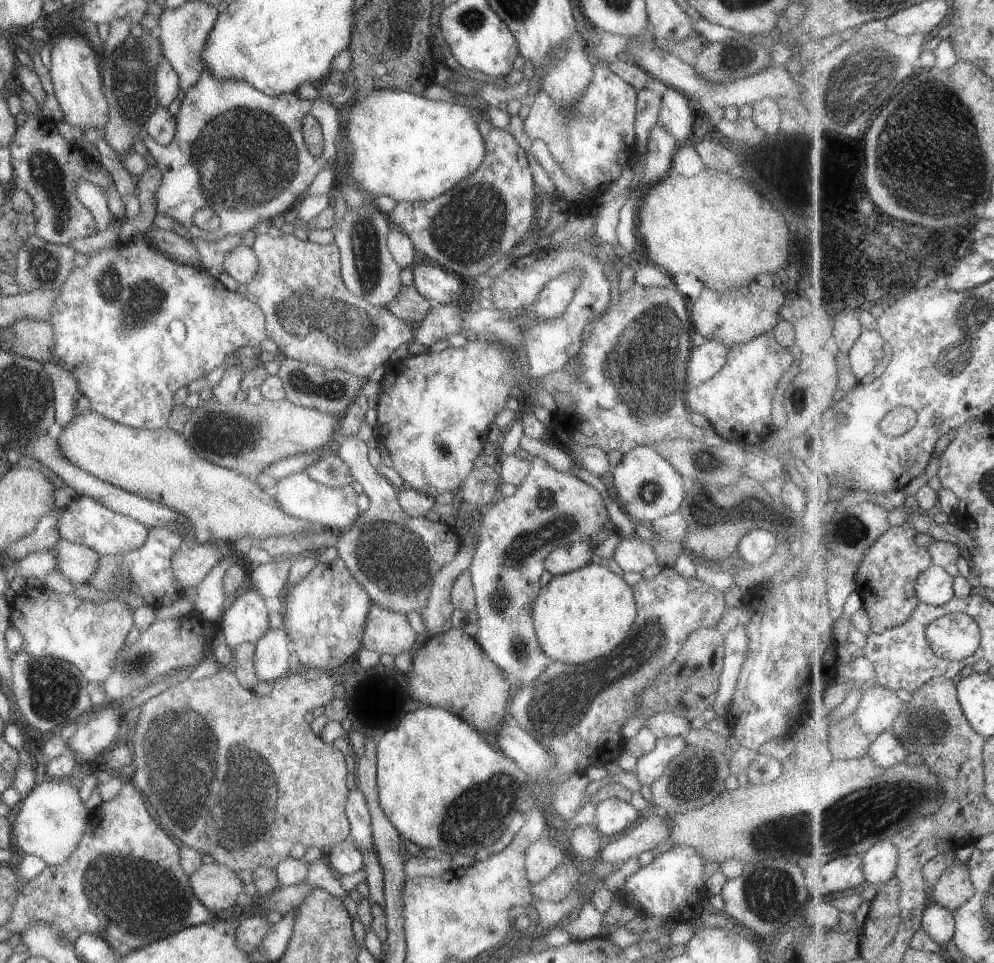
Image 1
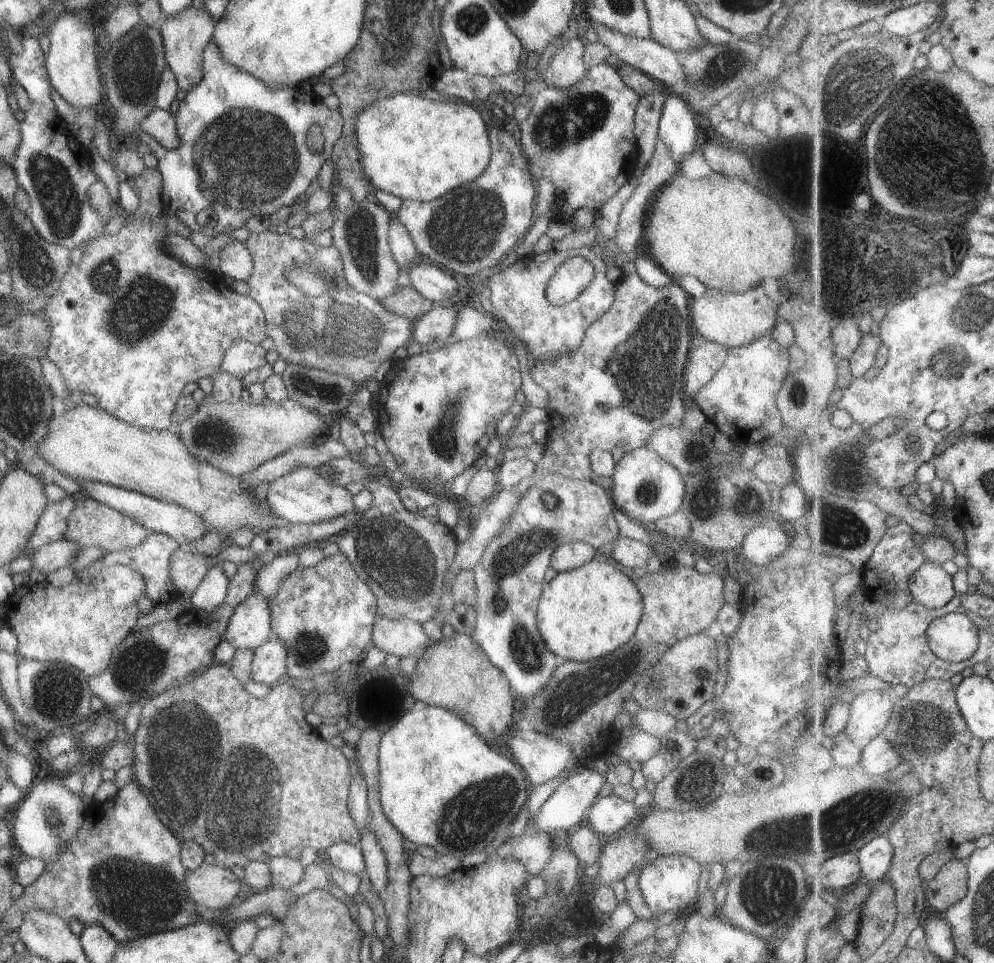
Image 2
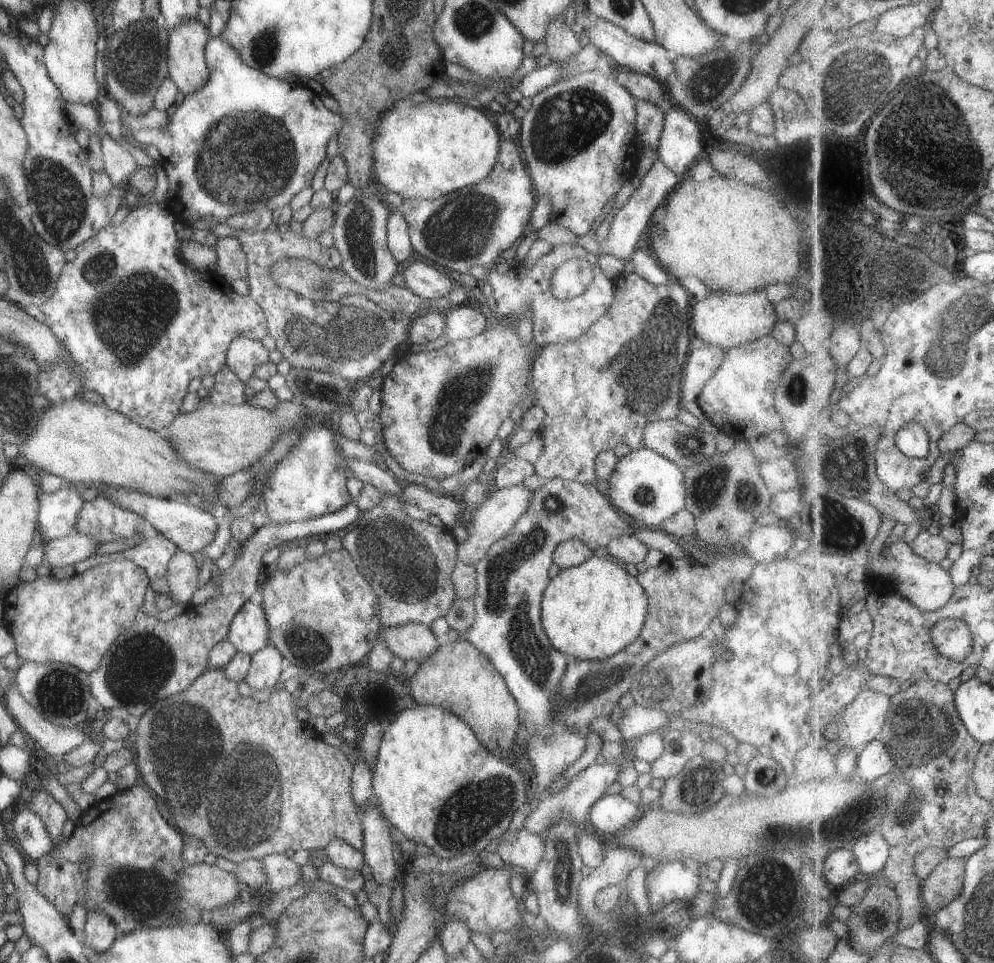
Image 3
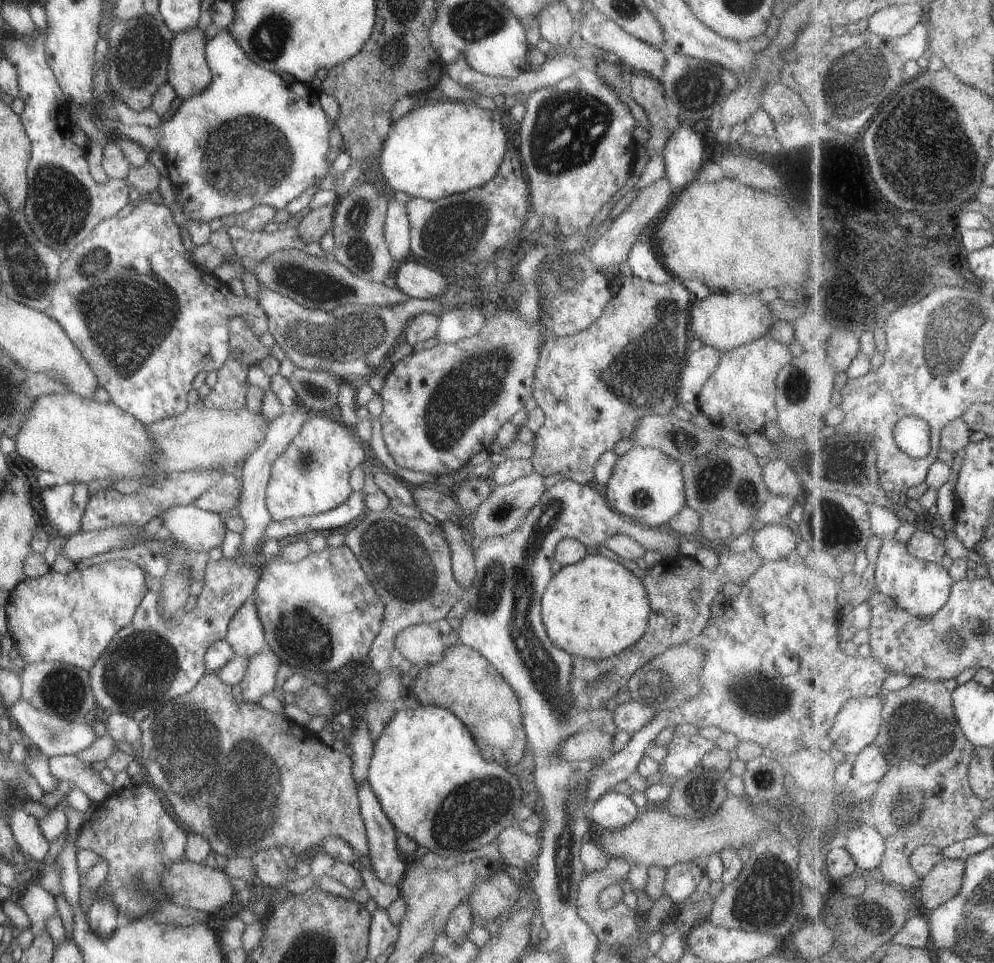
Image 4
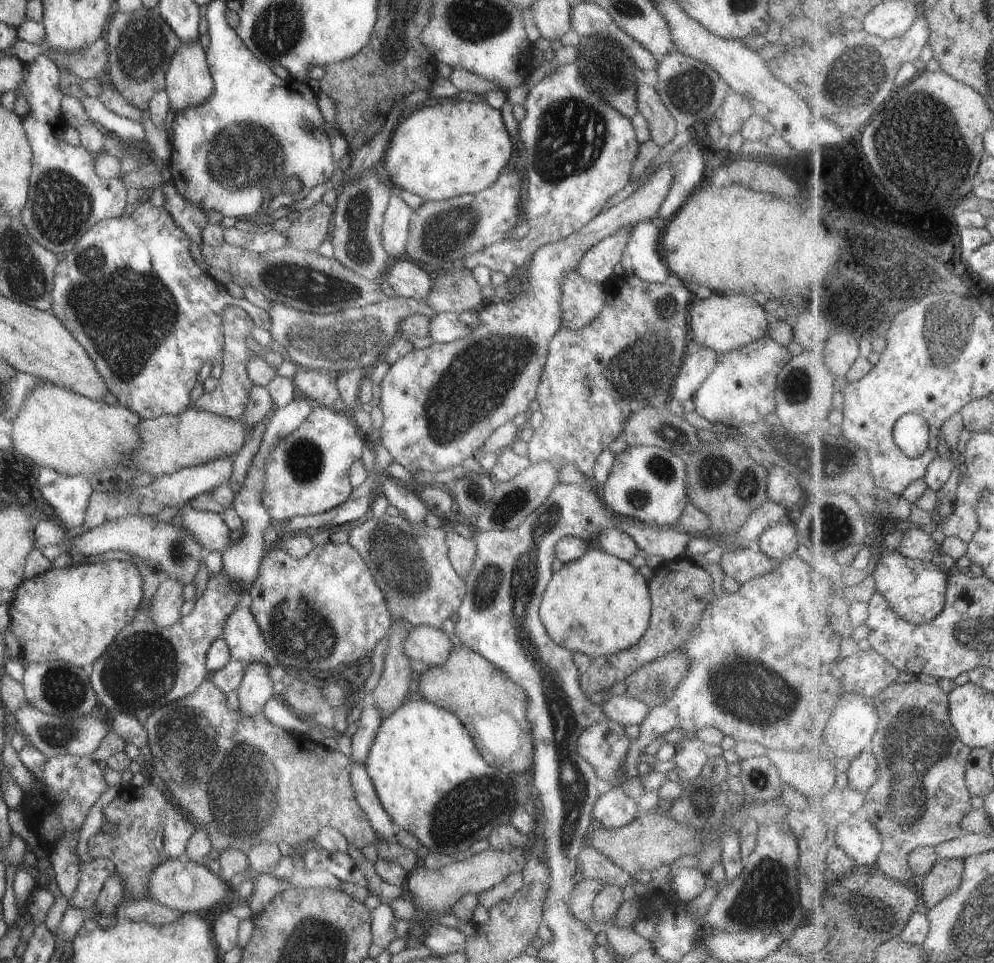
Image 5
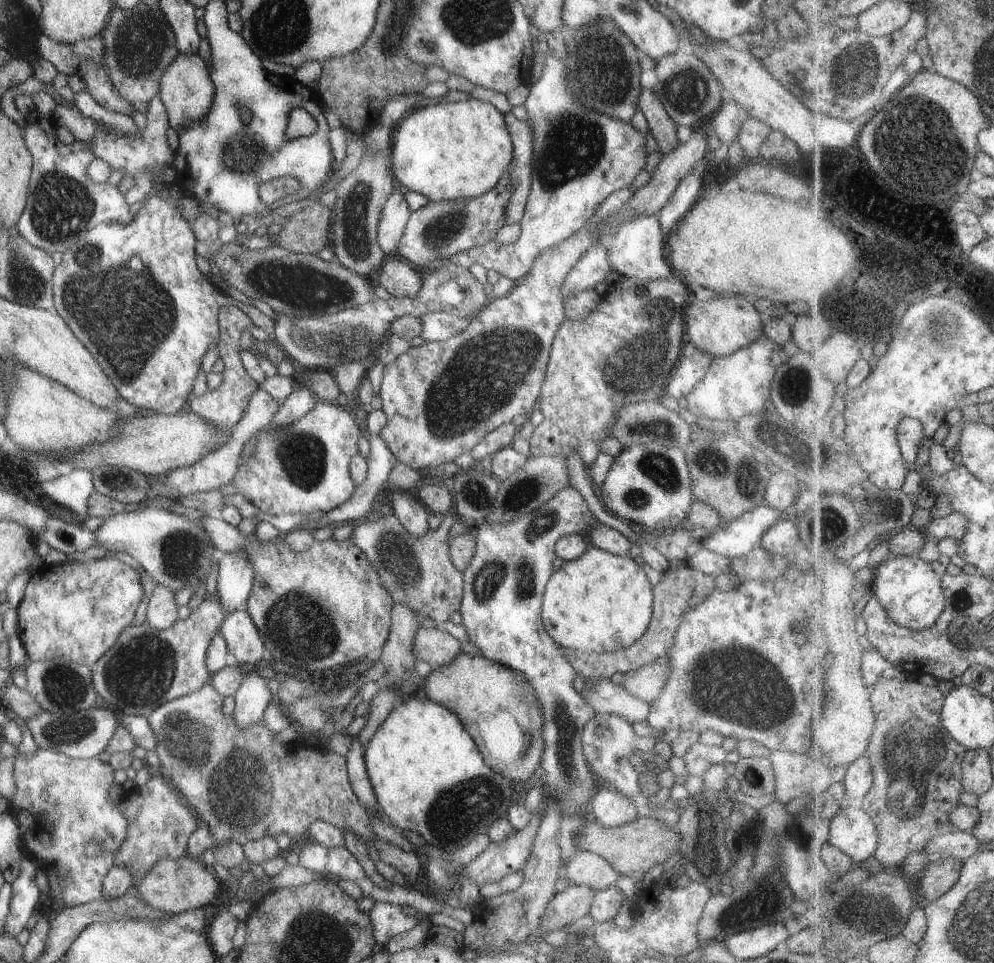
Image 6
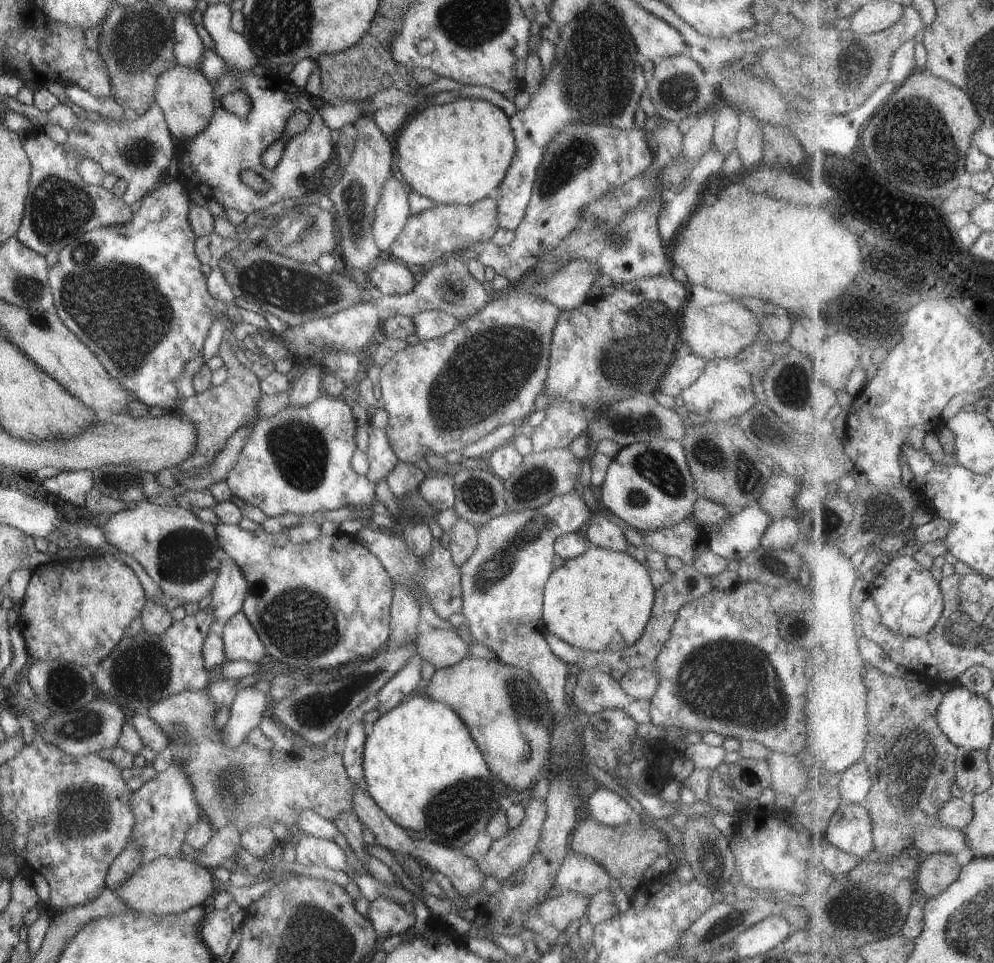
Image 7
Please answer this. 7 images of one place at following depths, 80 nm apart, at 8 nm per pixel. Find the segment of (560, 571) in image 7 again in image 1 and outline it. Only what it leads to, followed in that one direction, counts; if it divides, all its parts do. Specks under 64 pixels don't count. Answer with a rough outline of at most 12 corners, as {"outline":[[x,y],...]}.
{"outline":[[585,541],[544,558],[533,600],[552,661],[601,658],[634,623],[632,587]]}

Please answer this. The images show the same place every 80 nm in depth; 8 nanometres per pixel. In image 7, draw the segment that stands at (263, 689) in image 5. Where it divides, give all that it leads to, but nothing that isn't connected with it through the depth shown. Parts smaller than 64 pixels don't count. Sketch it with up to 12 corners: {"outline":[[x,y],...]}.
{"outline":[[237,691],[219,730],[227,748],[237,746],[267,713],[266,692]]}

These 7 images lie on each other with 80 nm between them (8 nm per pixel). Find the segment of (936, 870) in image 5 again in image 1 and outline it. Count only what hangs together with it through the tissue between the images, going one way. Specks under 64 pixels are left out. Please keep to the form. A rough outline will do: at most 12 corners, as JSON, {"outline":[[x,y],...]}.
{"outline":[[956,860],[930,887],[955,912],[975,896],[967,864]]}

